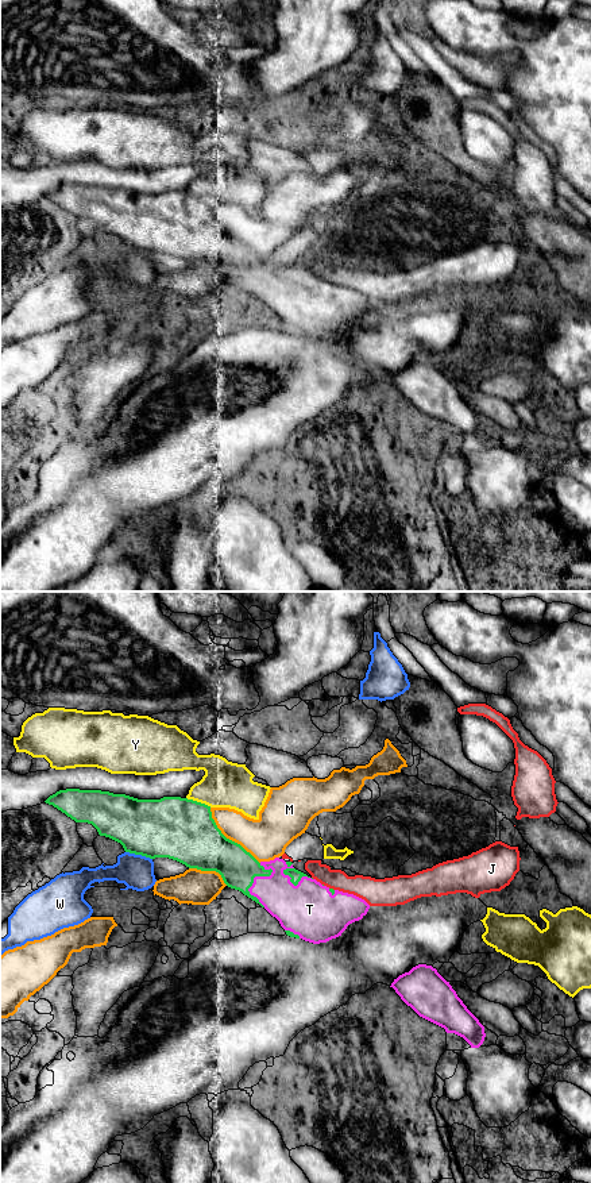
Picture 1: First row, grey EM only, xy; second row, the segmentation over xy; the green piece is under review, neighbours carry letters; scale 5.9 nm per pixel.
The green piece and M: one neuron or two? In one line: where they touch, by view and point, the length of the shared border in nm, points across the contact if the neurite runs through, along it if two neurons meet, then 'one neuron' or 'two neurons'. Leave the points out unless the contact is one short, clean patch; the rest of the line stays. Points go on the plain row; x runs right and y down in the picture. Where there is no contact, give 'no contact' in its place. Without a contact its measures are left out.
xy (228, 234) | 440 nm | two neurons

